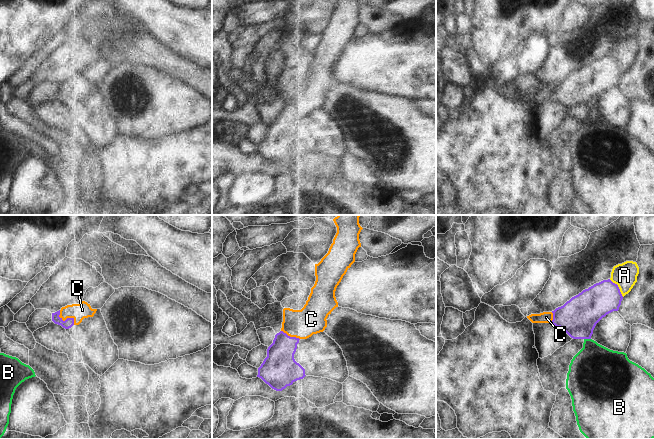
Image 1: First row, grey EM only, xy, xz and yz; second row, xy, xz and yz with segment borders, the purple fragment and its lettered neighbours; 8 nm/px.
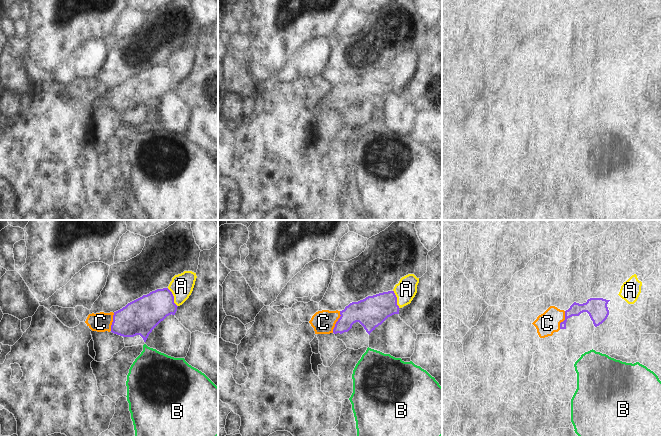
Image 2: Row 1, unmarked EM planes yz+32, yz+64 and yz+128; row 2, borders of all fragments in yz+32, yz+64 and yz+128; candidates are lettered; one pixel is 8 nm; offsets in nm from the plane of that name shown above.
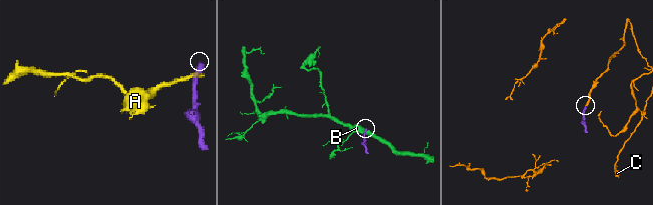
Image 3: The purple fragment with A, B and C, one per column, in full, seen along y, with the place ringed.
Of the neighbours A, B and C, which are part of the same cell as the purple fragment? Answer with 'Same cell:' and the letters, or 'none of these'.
Same cell: C

